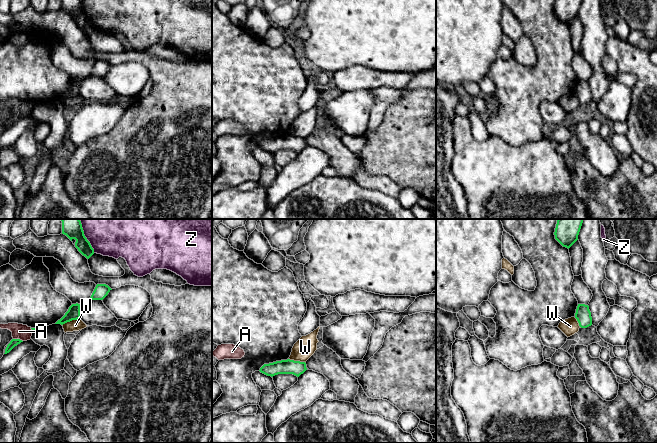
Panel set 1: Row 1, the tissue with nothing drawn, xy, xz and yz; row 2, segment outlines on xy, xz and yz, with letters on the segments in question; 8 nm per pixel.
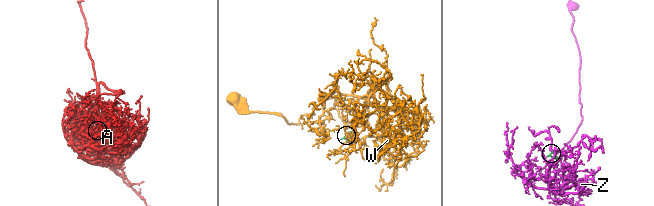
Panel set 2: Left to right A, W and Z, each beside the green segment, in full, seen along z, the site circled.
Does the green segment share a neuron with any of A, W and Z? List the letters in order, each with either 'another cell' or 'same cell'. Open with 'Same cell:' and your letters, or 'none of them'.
Same cell: none of them
A: another cell
W: another cell
Z: another cell

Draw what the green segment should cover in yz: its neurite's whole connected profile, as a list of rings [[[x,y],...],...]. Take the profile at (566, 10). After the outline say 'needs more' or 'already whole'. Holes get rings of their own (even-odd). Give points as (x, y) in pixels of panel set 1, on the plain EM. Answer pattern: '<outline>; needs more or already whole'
[[[556,0],[555,15],[566,24],[570,24],[577,16],[582,0]]]; already whole

